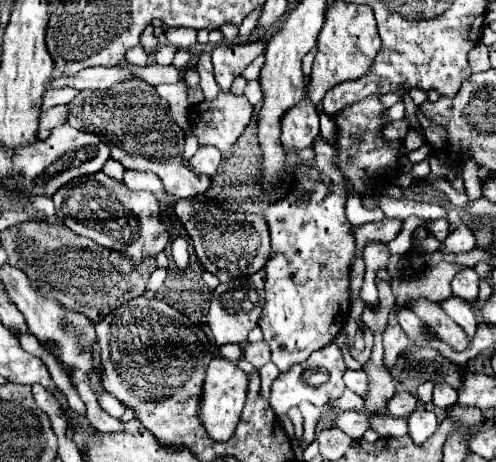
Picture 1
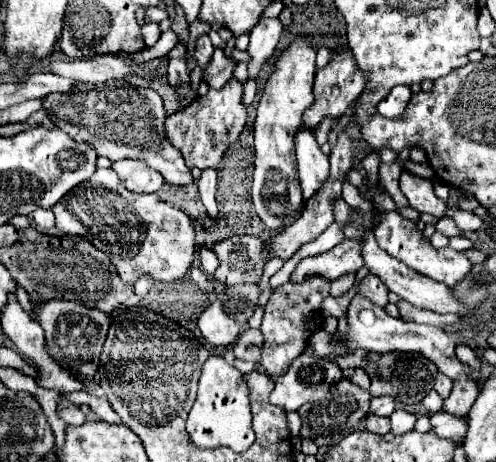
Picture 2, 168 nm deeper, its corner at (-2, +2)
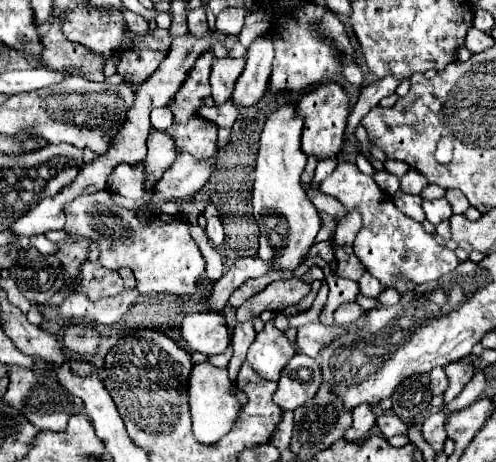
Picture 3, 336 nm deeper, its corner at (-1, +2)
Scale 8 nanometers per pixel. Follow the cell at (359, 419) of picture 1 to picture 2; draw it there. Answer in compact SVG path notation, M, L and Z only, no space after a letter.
M367 416L365 420L367 420L367 430L371 430L371 432L375 432L375 434L385 436L385 434L391 432L391 422L389 422L389 418L383 418L383 416Z

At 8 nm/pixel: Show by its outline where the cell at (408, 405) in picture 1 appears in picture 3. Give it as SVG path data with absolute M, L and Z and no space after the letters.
M360 404L358 408L354 408L352 416L354 416L354 422L352 422L352 426L346 430L344 438L350 440L350 442L358 442L358 440L362 440L362 438L368 434L368 430L374 426L374 422L376 422L376 412L374 412L374 408L372 408L370 404Z

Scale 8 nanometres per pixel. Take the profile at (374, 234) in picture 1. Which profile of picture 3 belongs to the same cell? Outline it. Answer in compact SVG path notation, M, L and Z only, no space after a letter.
M290 278L290 280L276 280L272 284L268 284L262 292L258 292L256 296L252 296L250 300L246 300L238 310L236 310L236 318L240 322L252 320L254 316L260 316L260 312L268 310L284 310L290 304L296 304L298 300L302 300L304 296L310 294L312 282L310 280L302 280L302 278Z

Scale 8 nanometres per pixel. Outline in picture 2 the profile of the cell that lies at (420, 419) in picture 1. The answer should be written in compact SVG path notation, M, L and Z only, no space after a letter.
M441 410L431 416L431 426L439 438L447 438L447 440L461 444L467 434L469 422L467 422L467 418L457 418L457 416Z

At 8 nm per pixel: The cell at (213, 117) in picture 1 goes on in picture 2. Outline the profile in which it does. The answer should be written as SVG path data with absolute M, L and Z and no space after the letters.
M231 78L221 90L209 90L205 96L195 98L195 102L185 110L167 116L165 120L167 138L181 152L189 168L207 170L219 166L225 150L239 138L247 122L247 108L241 104L241 96L243 96L243 82Z

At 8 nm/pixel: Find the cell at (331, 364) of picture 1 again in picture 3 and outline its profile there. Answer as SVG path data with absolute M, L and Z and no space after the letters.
M280 376L278 380L278 390L274 392L274 402L282 408L282 410L296 410L298 406L302 406L306 400L310 400L312 396L300 396L296 394L296 382L292 382L292 378L288 376Z

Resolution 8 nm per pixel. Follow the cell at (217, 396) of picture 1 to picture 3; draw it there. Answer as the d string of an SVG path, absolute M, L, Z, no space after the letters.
M208 362L196 364L192 368L190 380L188 380L188 394L190 394L190 414L192 414L192 434L200 444L216 444L220 438L224 438L232 426L236 424L242 404L234 392L234 384L228 378L226 368L216 368Z

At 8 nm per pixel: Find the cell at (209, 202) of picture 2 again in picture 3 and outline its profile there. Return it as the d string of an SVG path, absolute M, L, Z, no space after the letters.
M210 202L206 204L206 210L204 210L204 216L208 220L206 224L206 234L208 238L218 246L224 242L224 228L222 228L222 218L220 218L220 212L216 210L216 206Z

